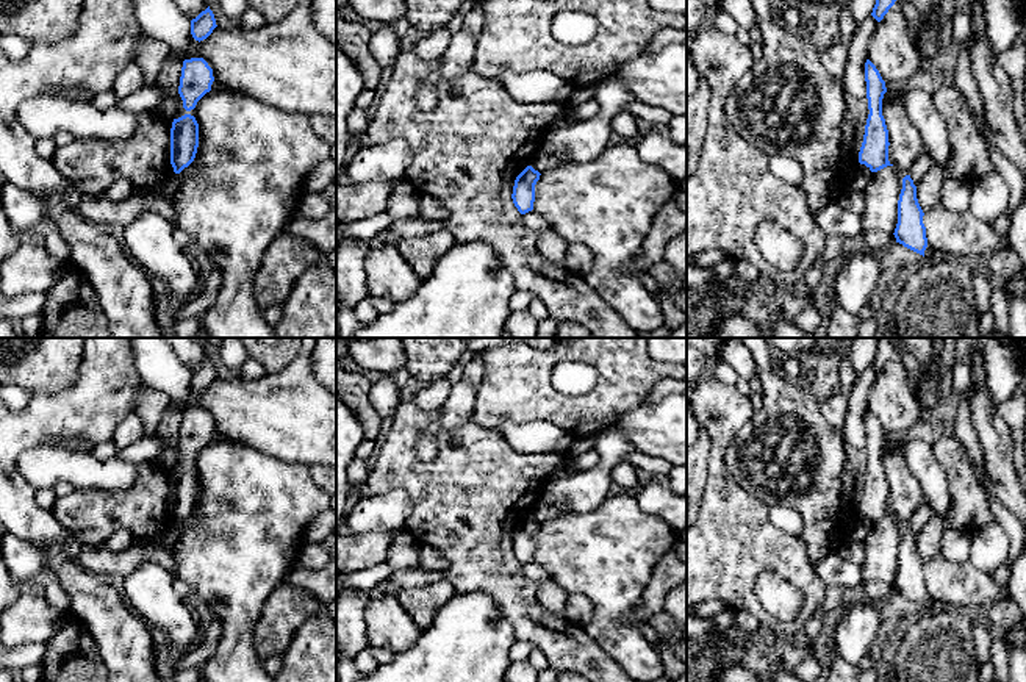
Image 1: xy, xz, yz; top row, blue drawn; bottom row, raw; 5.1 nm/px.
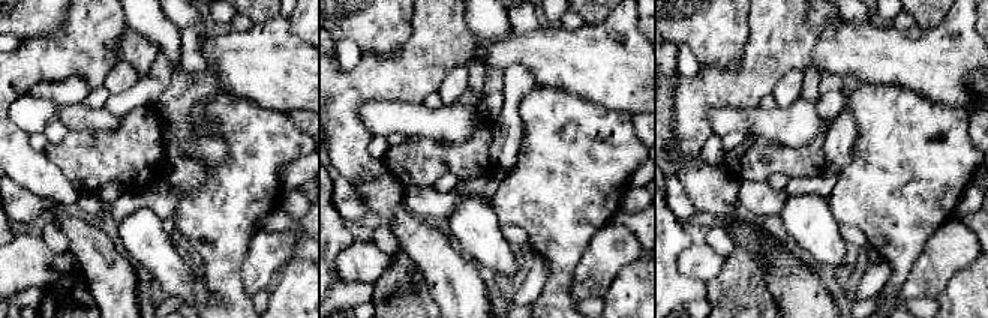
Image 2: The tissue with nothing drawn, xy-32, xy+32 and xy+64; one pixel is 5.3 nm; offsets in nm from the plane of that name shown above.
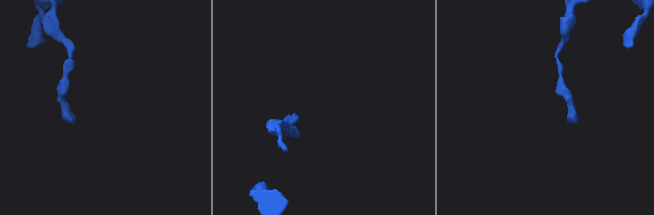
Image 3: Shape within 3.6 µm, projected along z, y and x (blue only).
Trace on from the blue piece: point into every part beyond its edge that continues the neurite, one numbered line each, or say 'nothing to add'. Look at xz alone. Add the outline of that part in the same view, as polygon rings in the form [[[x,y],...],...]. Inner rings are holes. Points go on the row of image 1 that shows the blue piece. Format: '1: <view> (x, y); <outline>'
nothing to add

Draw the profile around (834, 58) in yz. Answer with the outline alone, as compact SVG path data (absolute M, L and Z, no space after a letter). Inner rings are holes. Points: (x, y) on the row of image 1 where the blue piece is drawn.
M846 0L841 2L841 9L837 14L841 39L837 45L820 48L820 58L830 74L834 74L840 81L843 81L845 67L848 63L848 48L856 31L856 22L851 16L851 11L846 5Z

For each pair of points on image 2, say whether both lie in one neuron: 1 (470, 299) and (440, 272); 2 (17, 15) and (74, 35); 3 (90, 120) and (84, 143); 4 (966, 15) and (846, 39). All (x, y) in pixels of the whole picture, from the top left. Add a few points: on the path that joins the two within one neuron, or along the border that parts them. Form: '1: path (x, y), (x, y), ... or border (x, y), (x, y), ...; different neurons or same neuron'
1: path (462, 291), (447, 273); same neuron
2: border (66, 15), (54, 33), (32, 36), (26, 41); different neurons
3: border (122, 122), (114, 129), (69, 131); different neurons
4: path (951, 45), (880, 45); same neuron

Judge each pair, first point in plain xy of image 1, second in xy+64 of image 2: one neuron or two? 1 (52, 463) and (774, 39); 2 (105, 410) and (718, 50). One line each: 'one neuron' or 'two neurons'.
1: two neurons
2: two neurons

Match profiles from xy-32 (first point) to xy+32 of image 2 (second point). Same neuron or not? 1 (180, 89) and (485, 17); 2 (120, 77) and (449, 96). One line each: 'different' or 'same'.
1: same
2: same

